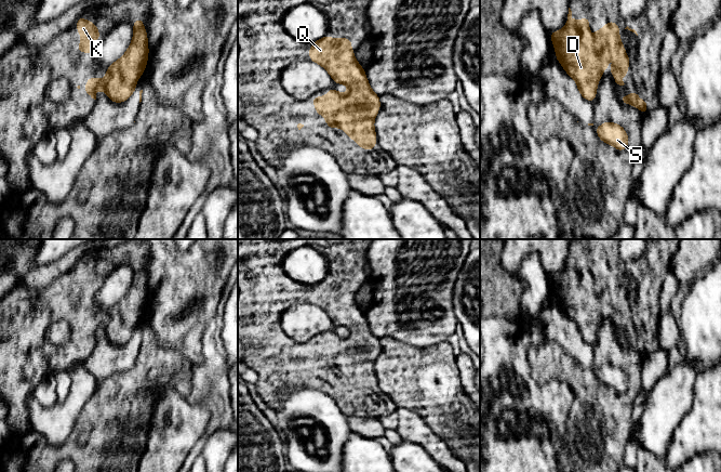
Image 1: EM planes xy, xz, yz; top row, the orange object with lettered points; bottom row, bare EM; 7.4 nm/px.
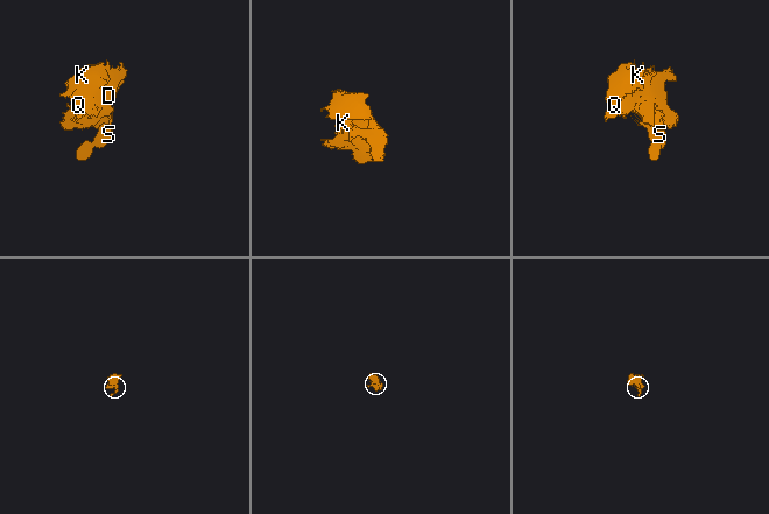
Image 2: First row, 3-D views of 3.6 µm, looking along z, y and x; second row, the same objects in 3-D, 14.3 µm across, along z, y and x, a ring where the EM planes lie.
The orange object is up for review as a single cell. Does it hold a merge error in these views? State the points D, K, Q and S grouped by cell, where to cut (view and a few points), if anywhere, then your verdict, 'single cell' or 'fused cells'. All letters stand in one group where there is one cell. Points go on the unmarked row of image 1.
D K Q / S; cut in yz along (577, 328), (579, 333); fused cells

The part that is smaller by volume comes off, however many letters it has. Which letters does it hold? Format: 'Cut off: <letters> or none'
Cut off: S

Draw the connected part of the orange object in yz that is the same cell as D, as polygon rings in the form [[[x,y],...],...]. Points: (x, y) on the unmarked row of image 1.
[[[569,250],[569,257],[566,261],[566,267],[558,274],[552,274],[548,279],[553,285],[556,292],[556,302],[559,303],[565,313],[565,315],[572,319],[578,329],[578,333],[583,341],[591,344],[596,343],[597,330],[599,323],[603,317],[603,313],[609,309],[604,301],[618,301],[619,307],[612,305],[612,319],[619,328],[624,328],[624,324],[620,322],[623,318],[628,318],[628,309],[630,301],[627,298],[627,291],[622,286],[619,280],[619,270],[616,264],[607,263],[603,271],[593,274],[593,301],[589,298],[589,259],[584,258],[580,264],[576,264],[572,261],[572,253]]]

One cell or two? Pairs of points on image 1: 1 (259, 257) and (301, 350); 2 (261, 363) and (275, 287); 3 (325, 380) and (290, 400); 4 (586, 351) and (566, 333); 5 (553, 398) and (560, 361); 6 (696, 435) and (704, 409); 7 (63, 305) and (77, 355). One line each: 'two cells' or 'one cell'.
1: one cell
2: one cell
3: two cells
4: one cell
5: two cells
6: one cell
7: one cell

